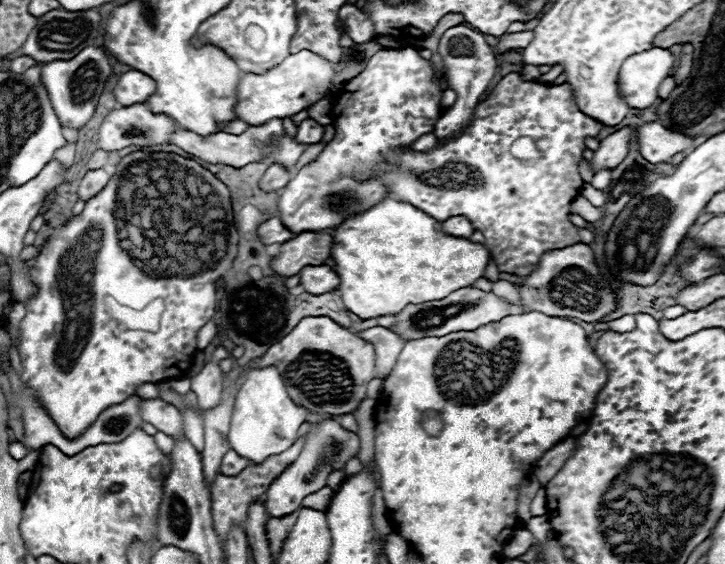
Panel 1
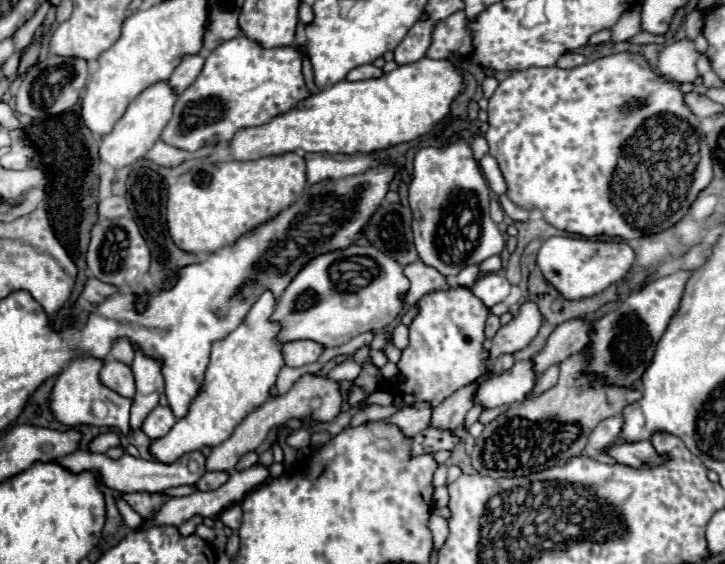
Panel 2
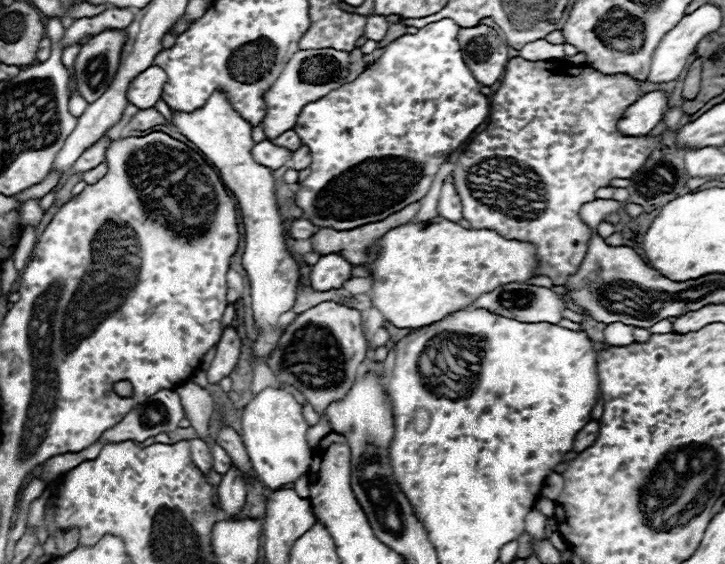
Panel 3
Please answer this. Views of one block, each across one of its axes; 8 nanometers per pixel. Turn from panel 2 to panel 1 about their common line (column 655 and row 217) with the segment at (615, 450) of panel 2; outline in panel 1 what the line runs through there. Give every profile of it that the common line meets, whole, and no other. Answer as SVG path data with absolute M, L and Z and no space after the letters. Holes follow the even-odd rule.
M452 216L452 218L444 220L444 222L442 222L442 230L444 230L446 234L462 236L462 238L470 238L472 232L474 232L470 220L464 218L464 216Z

